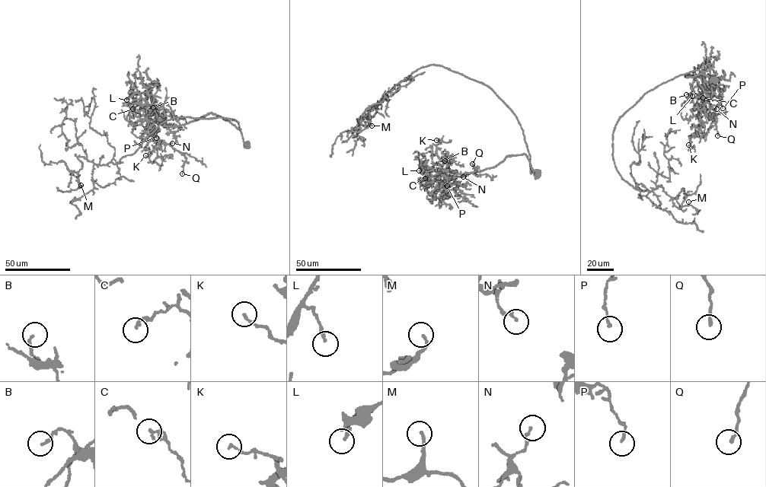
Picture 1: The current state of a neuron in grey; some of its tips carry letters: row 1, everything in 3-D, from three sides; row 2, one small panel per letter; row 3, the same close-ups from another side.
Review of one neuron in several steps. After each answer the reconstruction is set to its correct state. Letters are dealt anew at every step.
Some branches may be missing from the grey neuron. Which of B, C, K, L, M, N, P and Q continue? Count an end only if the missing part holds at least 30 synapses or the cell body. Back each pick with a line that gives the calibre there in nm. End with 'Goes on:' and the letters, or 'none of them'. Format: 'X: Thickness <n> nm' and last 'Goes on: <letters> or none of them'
Goes on: none of them

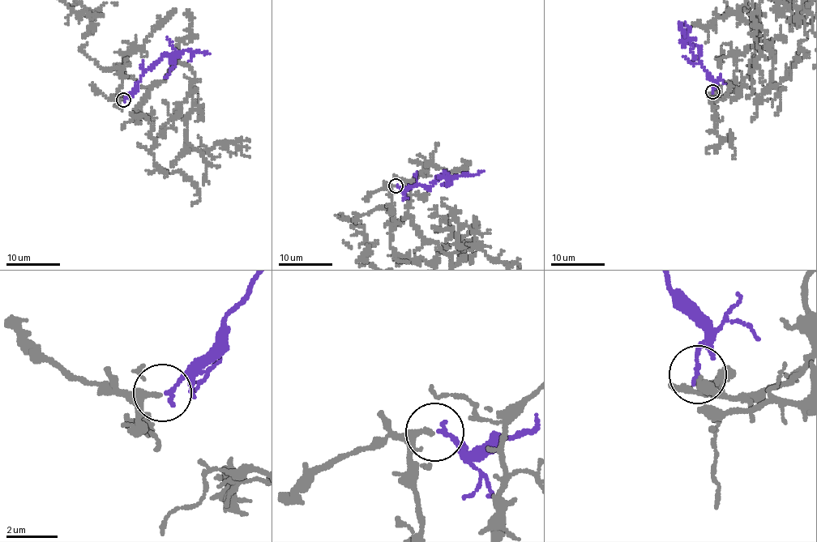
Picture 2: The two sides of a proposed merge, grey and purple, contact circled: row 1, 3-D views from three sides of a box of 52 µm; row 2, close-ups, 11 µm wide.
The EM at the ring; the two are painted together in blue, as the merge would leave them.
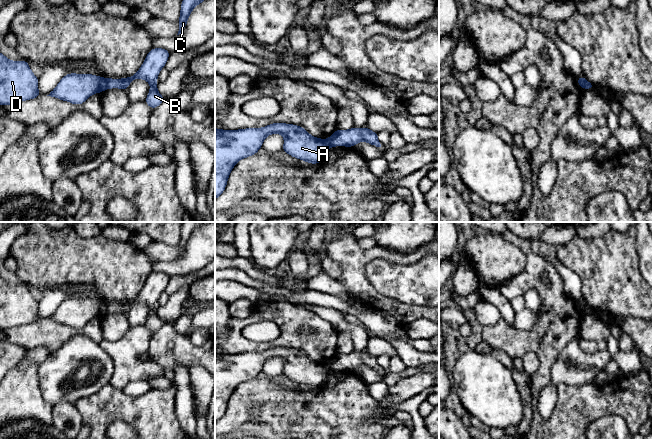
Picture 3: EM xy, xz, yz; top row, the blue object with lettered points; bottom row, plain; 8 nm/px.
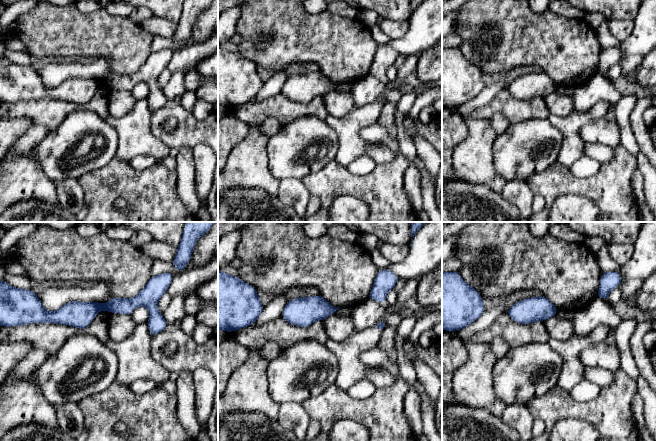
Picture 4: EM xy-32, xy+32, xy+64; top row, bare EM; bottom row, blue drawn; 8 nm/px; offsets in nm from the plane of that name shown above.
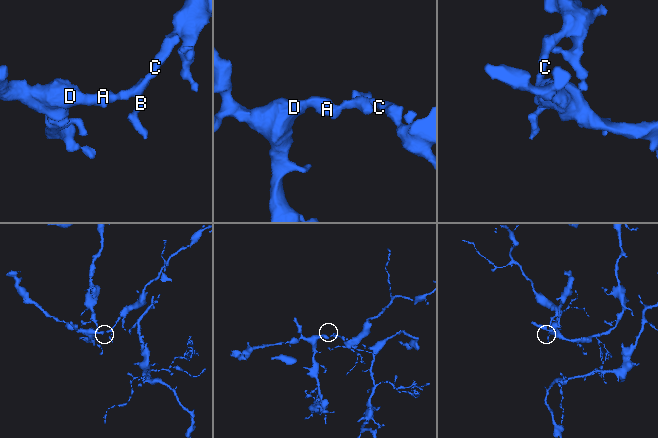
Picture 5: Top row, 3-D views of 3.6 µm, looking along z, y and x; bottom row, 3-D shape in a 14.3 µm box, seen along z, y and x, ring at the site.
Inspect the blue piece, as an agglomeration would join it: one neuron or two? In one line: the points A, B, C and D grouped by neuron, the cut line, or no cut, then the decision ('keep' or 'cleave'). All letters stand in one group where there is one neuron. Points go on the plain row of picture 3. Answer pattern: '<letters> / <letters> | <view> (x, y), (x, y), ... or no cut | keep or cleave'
A D / B C | xy (105, 303), (107, 312) | cleave

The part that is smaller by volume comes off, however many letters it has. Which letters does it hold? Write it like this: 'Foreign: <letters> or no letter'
Foreign: B, C

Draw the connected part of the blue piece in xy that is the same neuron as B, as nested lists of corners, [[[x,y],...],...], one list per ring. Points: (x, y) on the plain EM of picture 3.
[[[152,272],[148,276],[142,290],[134,299],[117,304],[106,302],[107,313],[116,311],[126,315],[133,304],[144,303],[150,308],[150,315],[146,321],[145,327],[151,333],[155,333],[165,324],[157,314],[157,301],[160,294],[165,291],[170,278],[171,277],[164,272]]]

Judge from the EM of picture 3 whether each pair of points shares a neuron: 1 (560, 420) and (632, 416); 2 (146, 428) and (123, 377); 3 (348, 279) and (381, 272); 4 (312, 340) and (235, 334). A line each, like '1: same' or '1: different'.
1: same
2: different
3: different
4: same

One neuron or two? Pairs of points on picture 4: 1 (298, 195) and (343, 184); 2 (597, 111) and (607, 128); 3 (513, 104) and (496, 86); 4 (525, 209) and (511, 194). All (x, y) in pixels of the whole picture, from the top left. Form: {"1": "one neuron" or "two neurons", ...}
{"1": "two neurons", "2": "two neurons", "3": "two neurons", "4": "one neuron"}

